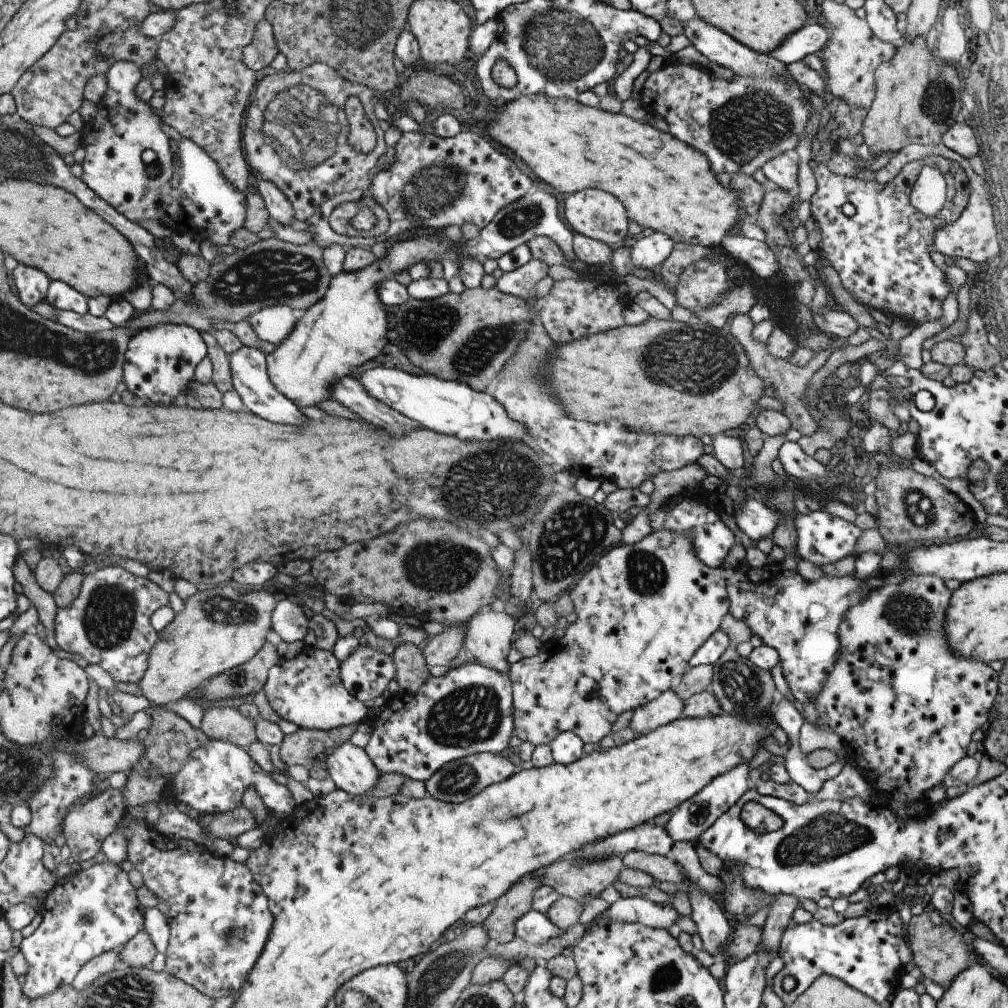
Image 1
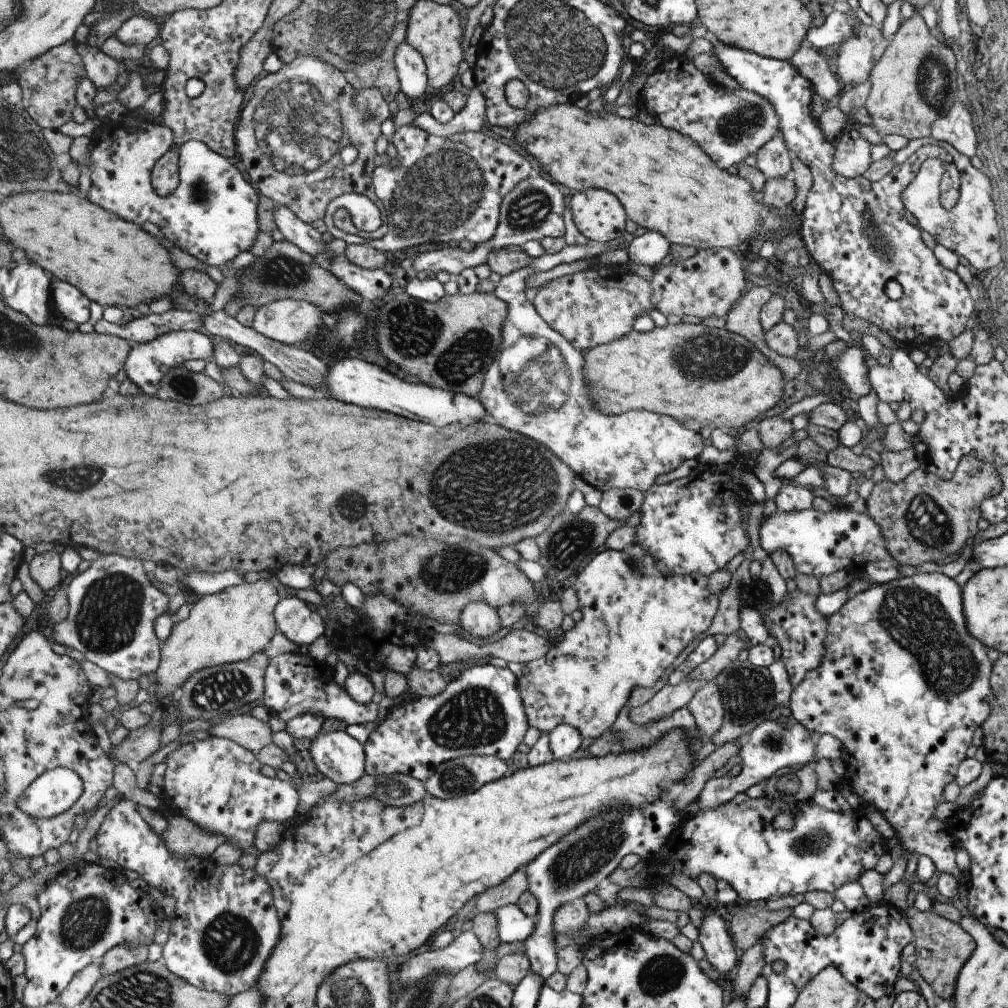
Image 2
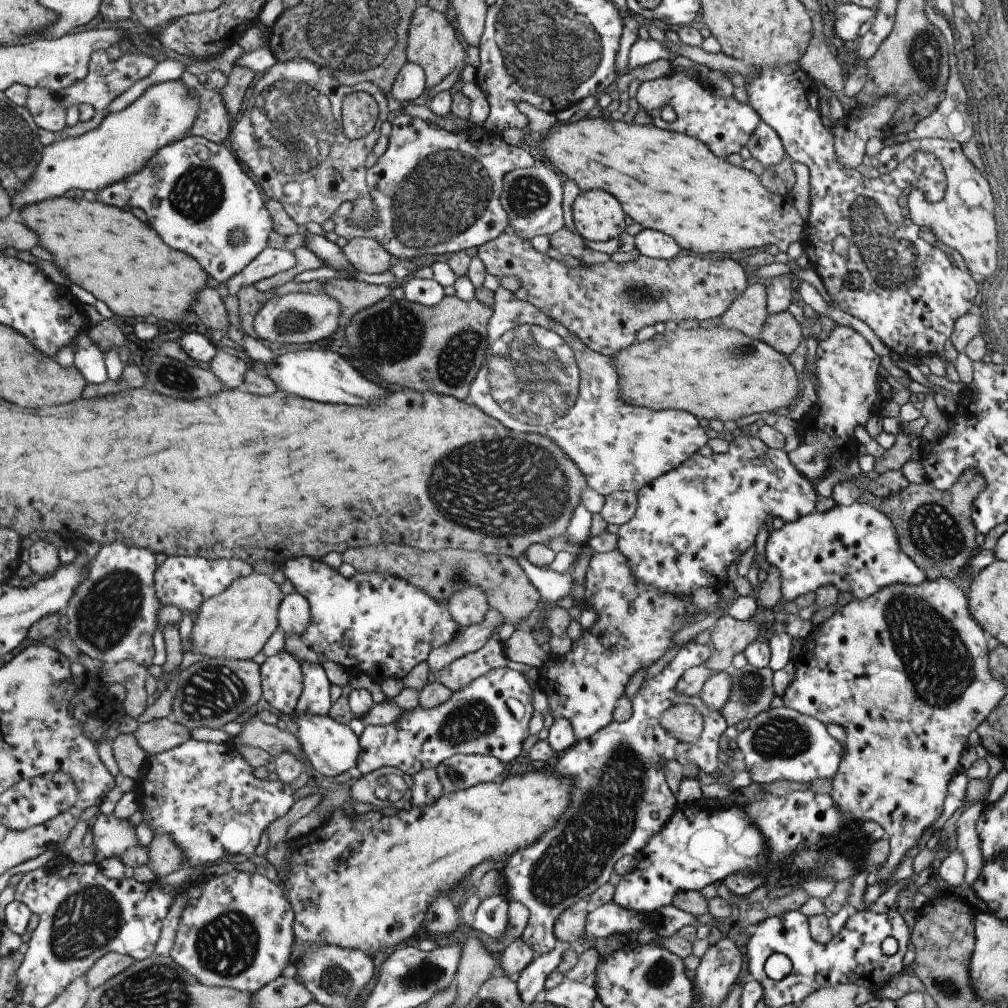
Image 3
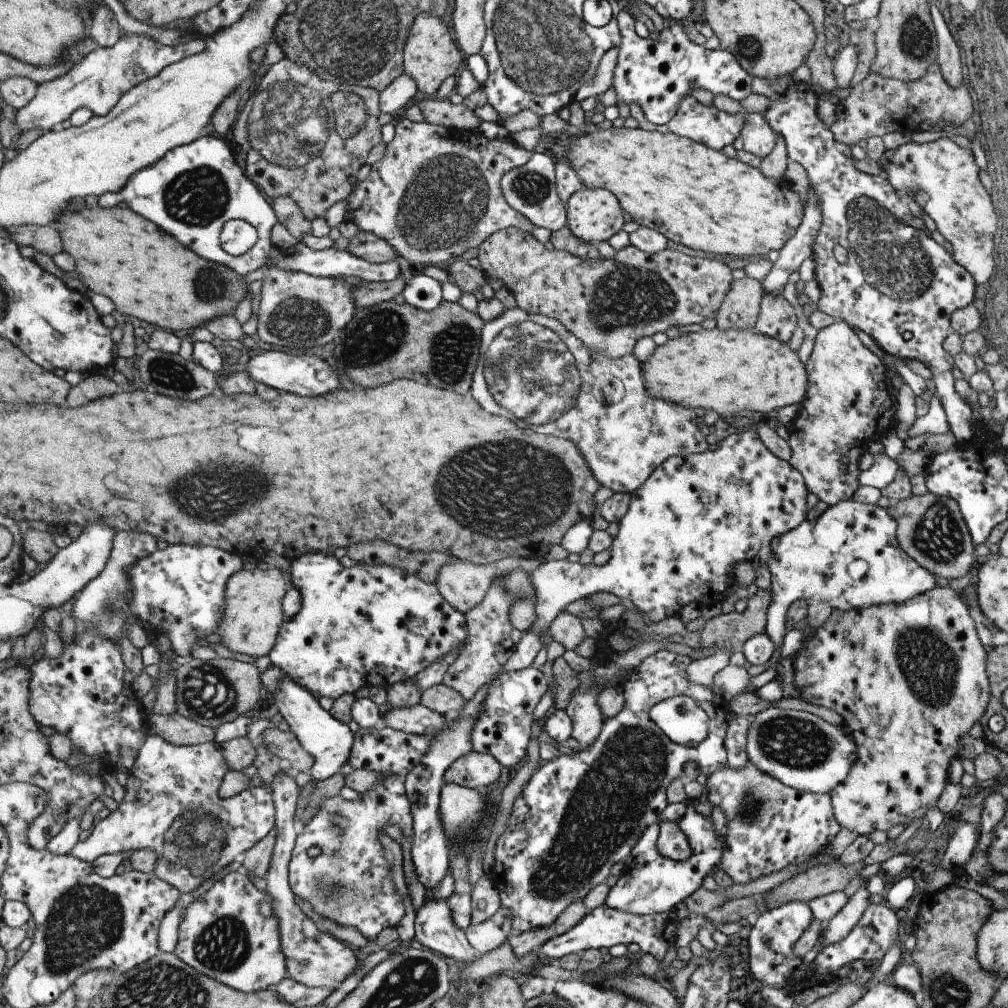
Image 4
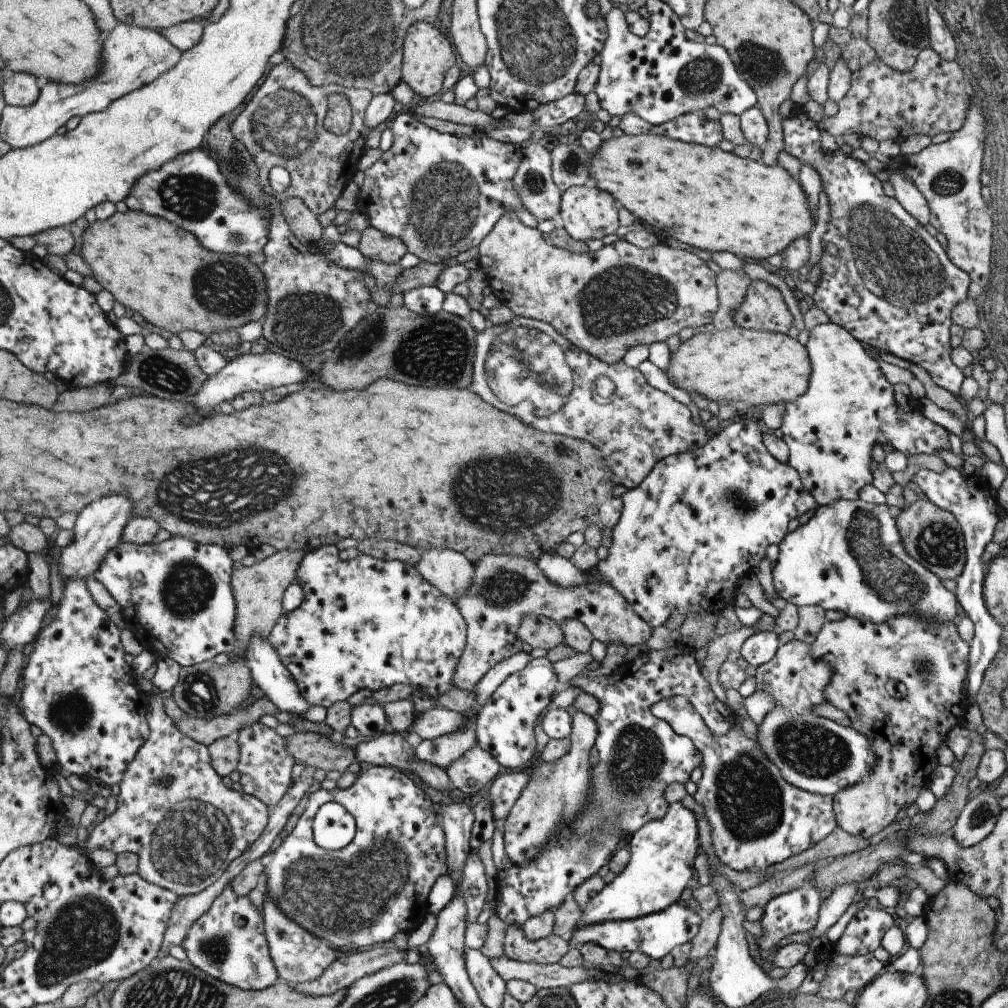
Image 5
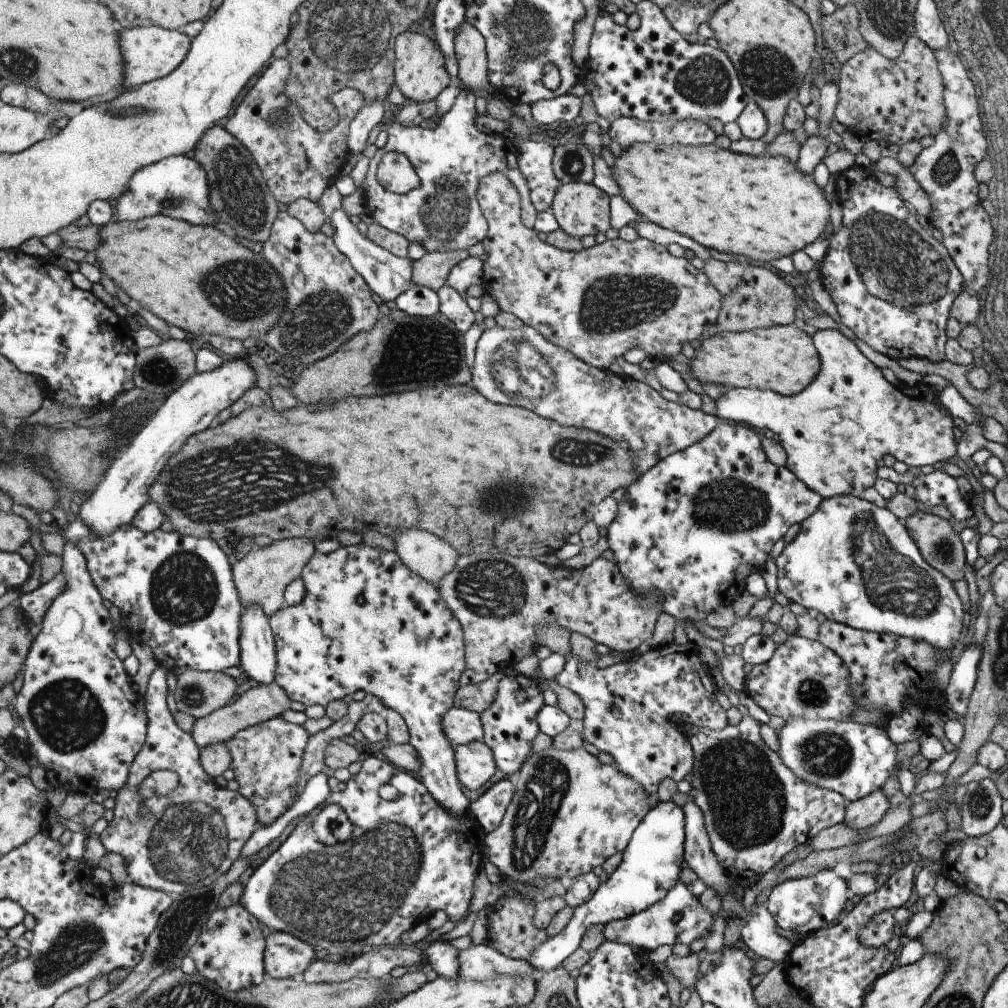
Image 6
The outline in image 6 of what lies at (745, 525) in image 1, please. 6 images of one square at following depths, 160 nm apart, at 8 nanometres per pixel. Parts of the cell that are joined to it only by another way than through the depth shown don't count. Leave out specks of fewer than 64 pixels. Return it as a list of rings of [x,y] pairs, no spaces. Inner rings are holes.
[[[837,495],[828,499],[821,499],[818,509],[811,516],[808,516],[803,522],[800,522],[800,529],[781,550],[780,554],[774,559],[776,562],[776,583],[777,590],[785,595],[790,602],[796,602],[807,608],[807,610],[817,610],[819,614],[830,621],[835,621],[844,625],[852,626],[862,631],[873,631],[876,633],[891,633],[902,637],[912,638],[916,641],[925,641],[933,649],[940,651],[950,651],[955,641],[963,631],[961,622],[963,622],[963,610],[961,602],[953,589],[952,582],[947,580],[939,571],[931,568],[919,554],[915,543],[907,534],[904,524],[885,506],[878,507],[860,497],[851,495]]]

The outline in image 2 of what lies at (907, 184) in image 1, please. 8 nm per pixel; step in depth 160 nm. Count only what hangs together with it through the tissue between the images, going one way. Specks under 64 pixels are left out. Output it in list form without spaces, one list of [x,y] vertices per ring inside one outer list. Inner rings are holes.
[[[710,38],[710,43],[711,56],[719,62],[725,73],[740,87],[766,98],[772,104],[772,109],[778,118],[781,139],[786,148],[810,170],[812,185],[800,214],[801,226],[798,231],[809,258],[820,266],[821,272],[827,272],[831,276],[832,288],[835,289],[835,296],[838,296],[841,302],[839,306],[842,310],[848,315],[852,314],[875,324],[880,330],[885,330],[903,350],[925,349],[934,344],[945,344],[961,334],[973,312],[973,300],[969,297],[967,287],[955,272],[941,267],[933,251],[923,245],[919,236],[921,229],[907,222],[906,210],[900,199],[900,194],[913,180],[920,164],[930,158],[940,158],[946,164],[946,171],[940,180],[939,198],[942,207],[949,210],[958,199],[960,187],[960,174],[950,153],[940,146],[925,145],[909,155],[902,163],[895,163],[887,174],[875,182],[870,182],[862,176],[848,179],[835,174],[832,169],[834,145],[823,138],[818,122],[811,116],[813,90],[810,82],[805,80],[789,61],[762,57],[736,46],[724,45],[715,38]],[[887,280],[896,280],[900,284],[903,292],[901,298],[897,300],[887,298],[883,291]]]

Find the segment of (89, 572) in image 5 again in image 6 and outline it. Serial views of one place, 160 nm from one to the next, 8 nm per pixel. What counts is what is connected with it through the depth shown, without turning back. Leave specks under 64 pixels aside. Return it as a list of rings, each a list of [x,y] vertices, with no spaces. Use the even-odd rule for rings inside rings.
[[[243,357],[227,359],[217,370],[198,372],[189,377],[178,391],[167,396],[160,409],[130,442],[128,449],[117,456],[103,482],[98,484],[79,510],[78,516],[99,537],[111,536],[122,526],[131,525],[139,511],[150,502],[150,486],[157,482],[167,461],[194,434],[215,424],[217,416],[225,408],[231,408],[246,392],[258,386],[255,367]]]

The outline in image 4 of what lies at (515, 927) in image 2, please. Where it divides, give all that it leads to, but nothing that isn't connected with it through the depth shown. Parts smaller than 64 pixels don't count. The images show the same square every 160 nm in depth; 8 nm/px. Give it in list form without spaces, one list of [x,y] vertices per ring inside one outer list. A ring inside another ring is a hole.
[[[483,875],[470,892],[470,907],[470,924],[473,926],[481,924],[499,910],[498,892]]]

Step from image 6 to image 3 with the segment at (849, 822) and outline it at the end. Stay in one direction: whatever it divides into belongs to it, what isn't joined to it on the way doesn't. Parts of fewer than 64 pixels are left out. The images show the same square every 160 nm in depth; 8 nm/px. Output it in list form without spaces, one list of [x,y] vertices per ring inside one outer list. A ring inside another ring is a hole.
[[[939,577],[939,580],[925,578],[918,582],[918,585],[887,585],[867,598],[852,599],[842,608],[838,608],[823,623],[815,626],[805,640],[805,648],[811,650],[809,660],[792,661],[794,677],[783,694],[784,706],[803,716],[817,719],[825,726],[837,725],[844,730],[843,754],[838,769],[832,776],[830,797],[837,808],[852,816],[852,822],[860,824],[863,821],[873,821],[879,824],[886,834],[887,842],[889,842],[888,855],[884,863],[880,864],[876,873],[878,881],[875,881],[873,885],[866,886],[864,892],[866,908],[871,902],[875,902],[880,894],[883,894],[886,890],[886,883],[888,879],[892,878],[897,865],[918,844],[923,832],[927,828],[931,828],[933,822],[941,816],[948,782],[953,775],[961,770],[959,757],[961,750],[968,746],[966,743],[967,735],[976,730],[977,726],[987,718],[987,715],[999,704],[1005,694],[1006,688],[991,676],[988,669],[988,650],[985,646],[984,630],[974,621],[967,607],[967,599],[963,592],[945,577]]]

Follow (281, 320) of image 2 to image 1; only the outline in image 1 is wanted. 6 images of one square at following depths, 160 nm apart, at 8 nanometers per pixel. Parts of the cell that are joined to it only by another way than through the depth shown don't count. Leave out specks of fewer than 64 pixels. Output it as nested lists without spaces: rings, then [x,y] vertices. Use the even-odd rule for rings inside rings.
[[[277,305],[257,311],[247,324],[263,341],[280,345],[293,332],[299,318],[300,313],[293,307]]]

